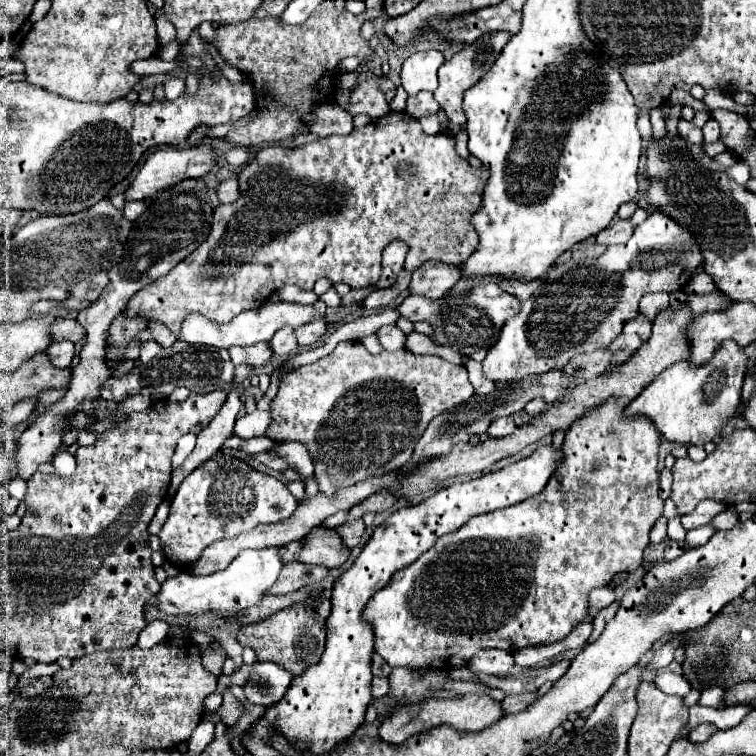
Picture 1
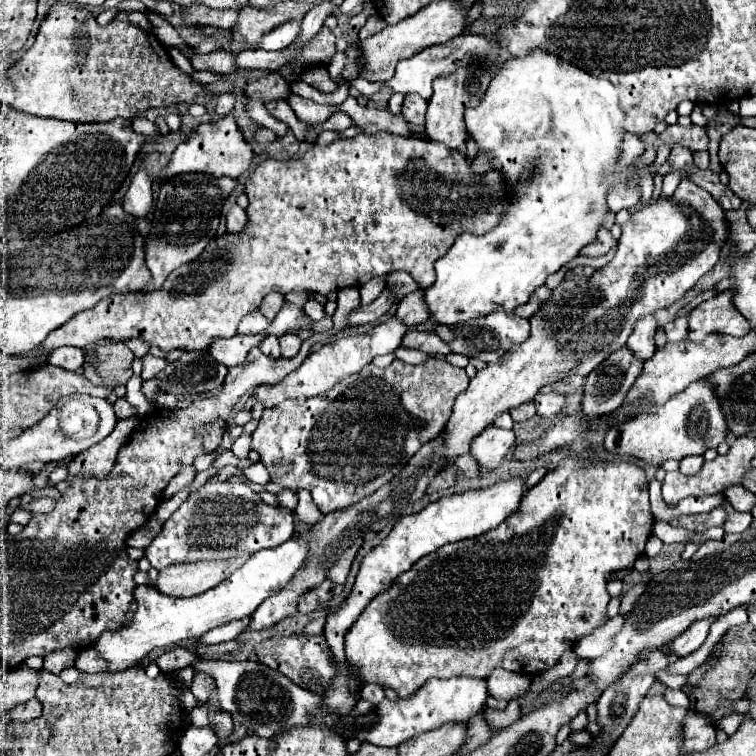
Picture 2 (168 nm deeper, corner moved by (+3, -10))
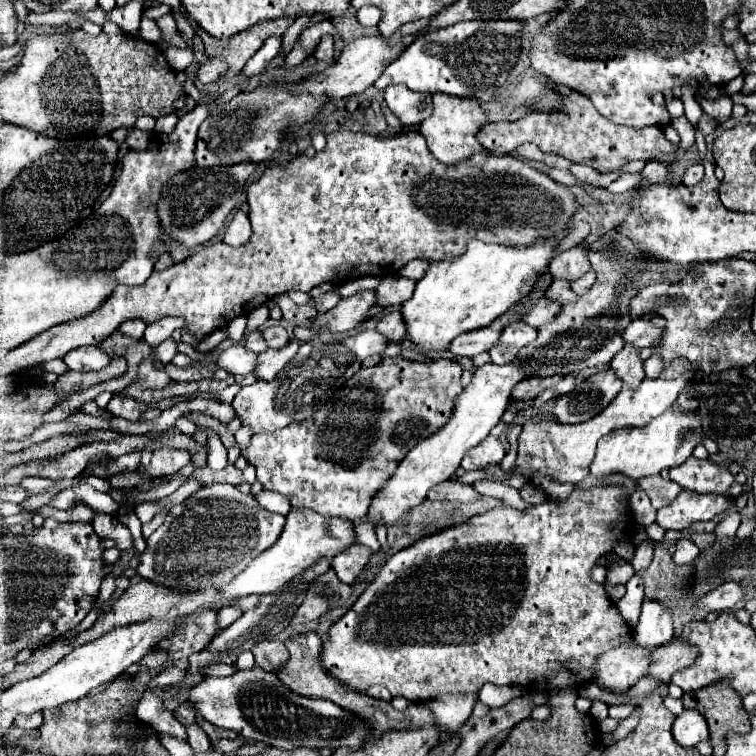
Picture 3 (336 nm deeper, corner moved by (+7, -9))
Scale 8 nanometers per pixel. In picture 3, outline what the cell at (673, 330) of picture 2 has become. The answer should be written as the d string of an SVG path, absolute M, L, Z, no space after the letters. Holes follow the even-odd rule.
M640 318L632 320L632 324L626 326L626 330L622 332L624 344L630 344L634 348L652 346L654 342L658 342L658 336L662 336L662 328L656 328L652 322Z

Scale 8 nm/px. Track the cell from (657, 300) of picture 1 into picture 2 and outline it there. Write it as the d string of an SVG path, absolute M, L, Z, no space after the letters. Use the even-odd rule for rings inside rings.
M654 313L646 315L646 317L638 319L638 323L636 323L636 327L634 327L634 331L632 331L632 335L630 335L628 343L626 343L644 361L650 359L650 355L656 349L656 345L654 345L656 329L658 329L658 321L656 321Z

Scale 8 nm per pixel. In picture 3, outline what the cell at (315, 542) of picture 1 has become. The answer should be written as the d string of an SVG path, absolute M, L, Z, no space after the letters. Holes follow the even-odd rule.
M354 544L354 546L350 546L350 550L344 550L342 554L338 554L332 560L332 568L336 570L336 574L342 582L352 584L358 578L358 574L366 568L370 558L372 558L372 552L368 550L368 546Z

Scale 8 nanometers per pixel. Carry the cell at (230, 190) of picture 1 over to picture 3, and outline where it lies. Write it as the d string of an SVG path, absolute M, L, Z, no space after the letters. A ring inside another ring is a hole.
M238 210L238 212L234 214L234 218L232 218L232 222L230 222L228 228L226 228L224 244L232 246L232 248L238 248L238 246L248 244L250 236L252 236L250 220L248 220L248 216L246 216L242 210Z

